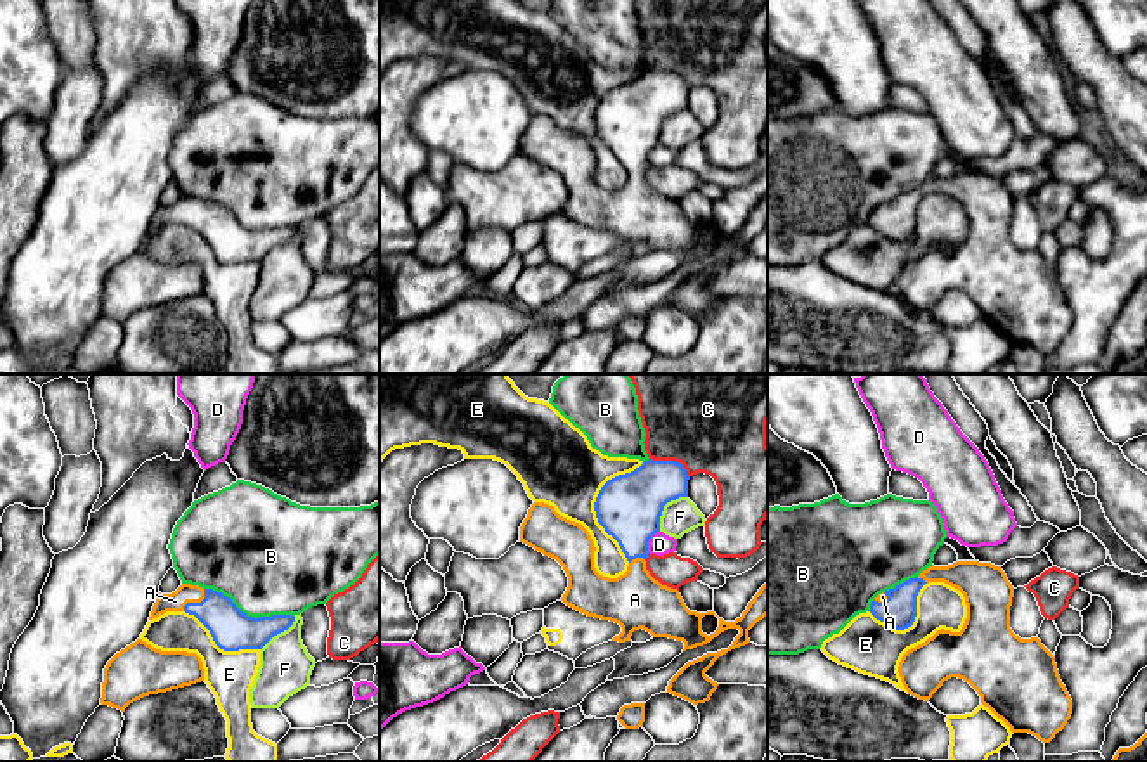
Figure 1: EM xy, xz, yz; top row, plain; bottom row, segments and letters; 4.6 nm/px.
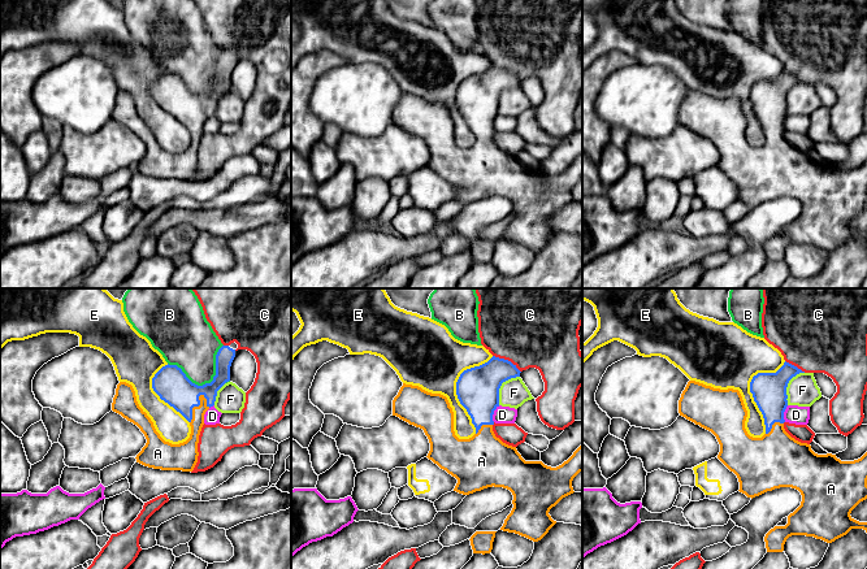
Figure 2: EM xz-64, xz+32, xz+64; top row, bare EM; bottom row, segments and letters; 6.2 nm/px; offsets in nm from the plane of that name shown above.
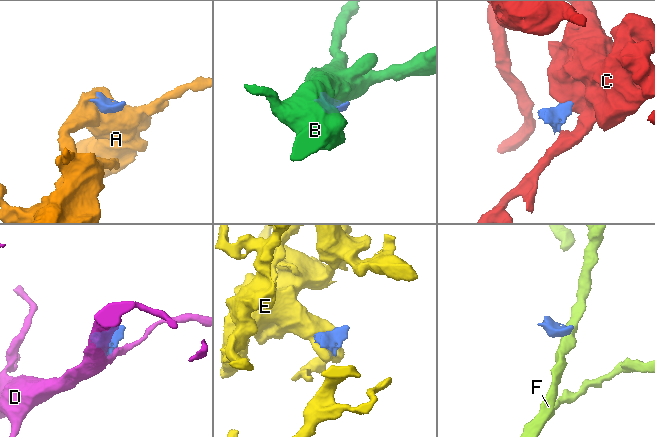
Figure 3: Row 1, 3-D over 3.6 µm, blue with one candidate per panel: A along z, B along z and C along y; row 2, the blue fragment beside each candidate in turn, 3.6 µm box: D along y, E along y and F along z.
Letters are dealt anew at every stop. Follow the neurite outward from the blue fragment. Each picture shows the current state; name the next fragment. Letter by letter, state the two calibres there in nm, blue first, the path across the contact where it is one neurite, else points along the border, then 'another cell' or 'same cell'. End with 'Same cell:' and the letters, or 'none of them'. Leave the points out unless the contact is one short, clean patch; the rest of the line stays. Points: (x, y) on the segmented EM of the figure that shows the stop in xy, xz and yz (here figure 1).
A: 190/90 nm | same cell
B: 190/460 nm | another cell
C: 260/480 nm | along xz (650, 458), (676, 461), (688, 477) | another cell
D: 300/100 nm | along xz (659, 530), (648, 542), (648, 553) | another cell
E: 300/360 nm | another cell
F: 300/160 nm | along xz (686, 496), (671, 499), (662, 508), (659, 530) | another cell
Same cell: A

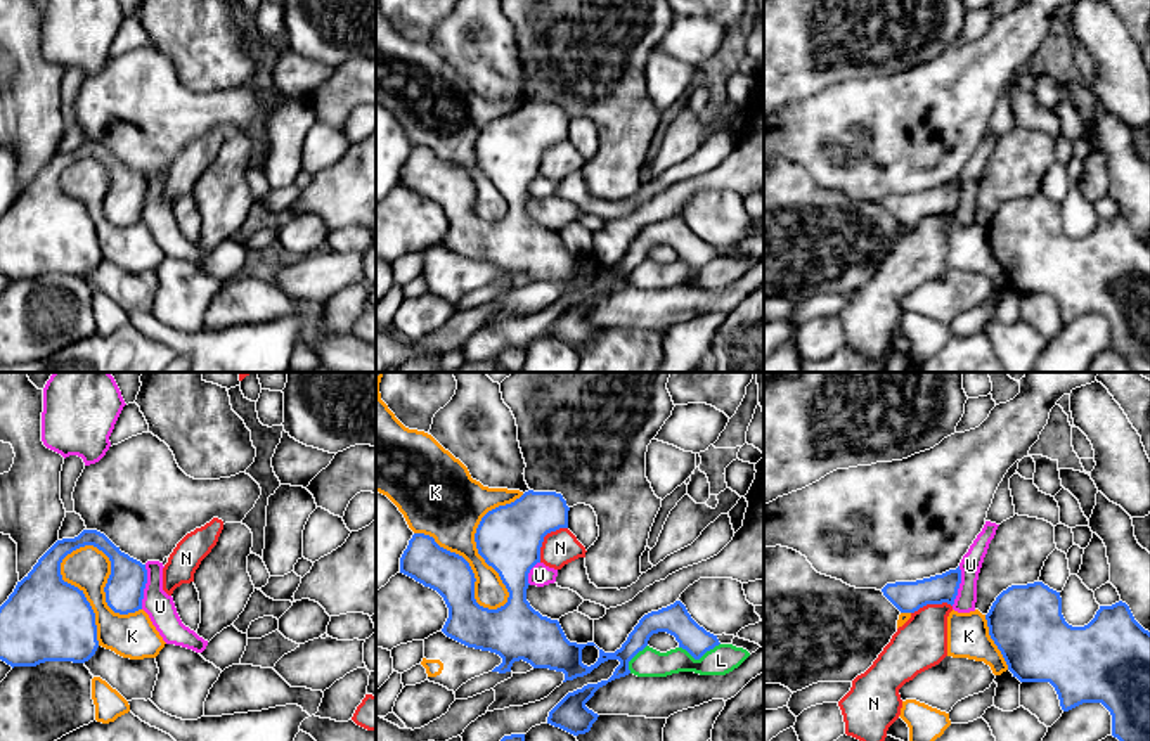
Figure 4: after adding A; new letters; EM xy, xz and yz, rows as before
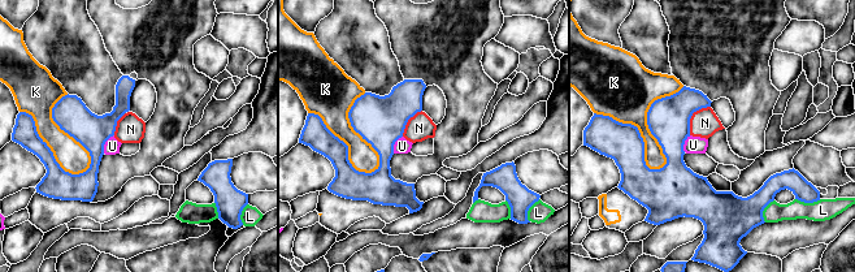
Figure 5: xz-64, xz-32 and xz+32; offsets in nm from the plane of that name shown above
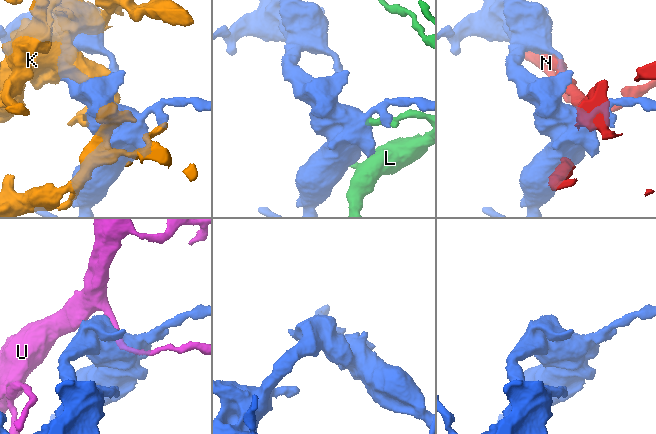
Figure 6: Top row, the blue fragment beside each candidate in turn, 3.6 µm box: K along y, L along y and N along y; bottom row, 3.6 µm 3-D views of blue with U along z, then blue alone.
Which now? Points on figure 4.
K: 300/340 nm | another cell
L: 140/140 nm | another cell
N: 300/160 nm | another cell
U: 180/140 nm | along xy (146, 565), (146, 587), (141, 608) | another cell
Same cell: none of them

